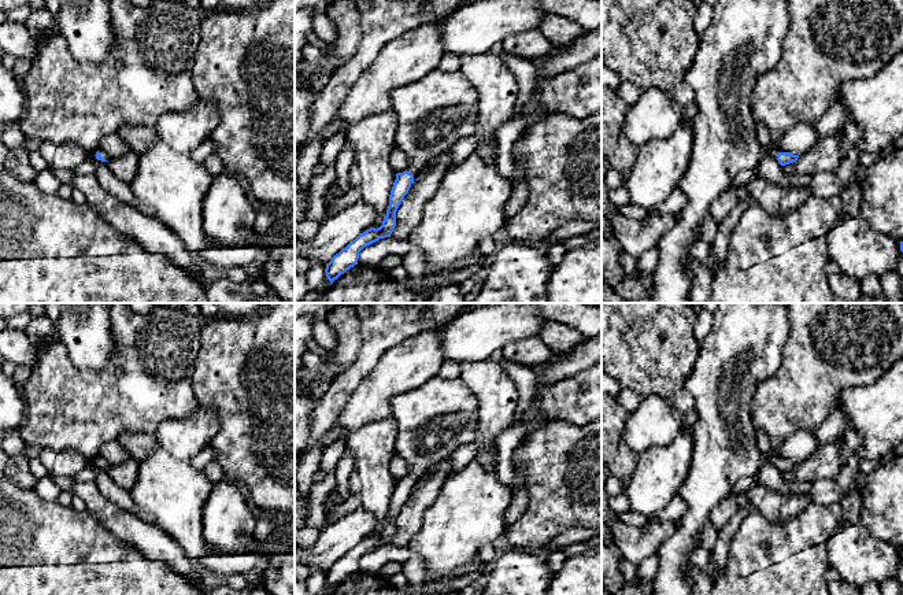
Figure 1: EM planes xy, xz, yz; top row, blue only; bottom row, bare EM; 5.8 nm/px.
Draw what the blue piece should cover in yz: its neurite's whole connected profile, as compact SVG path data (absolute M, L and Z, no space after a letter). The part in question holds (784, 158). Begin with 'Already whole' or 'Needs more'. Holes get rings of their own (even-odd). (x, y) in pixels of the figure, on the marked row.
Needs more. M717 0L713 5L711 23L699 36L697 53L685 75L696 104L696 115L691 121L691 163L678 182L686 202L676 214L674 225L656 243L659 258L648 293L652 303L686 303L689 299L689 250L700 239L700 226L713 202L733 186L733 177L739 171L756 169L763 155L771 155L781 166L797 160L799 155L763 147L758 141L752 115L754 85L760 74L780 60L789 29L788 0Z

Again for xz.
Needs more. M436 69L419 81L396 88L391 93L389 107L396 118L395 144L408 156L410 163L406 171L396 174L382 225L377 229L370 228L360 233L326 263L325 273L332 284L347 270L358 265L359 252L364 247L380 239L391 237L396 226L396 211L408 193L414 177L426 166L426 163L432 158L451 151L458 140L466 136L474 136L478 129L477 90L460 71L447 73Z

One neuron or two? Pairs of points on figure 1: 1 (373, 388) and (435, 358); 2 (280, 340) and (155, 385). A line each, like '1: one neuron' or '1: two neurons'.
1: one neuron
2: two neurons

